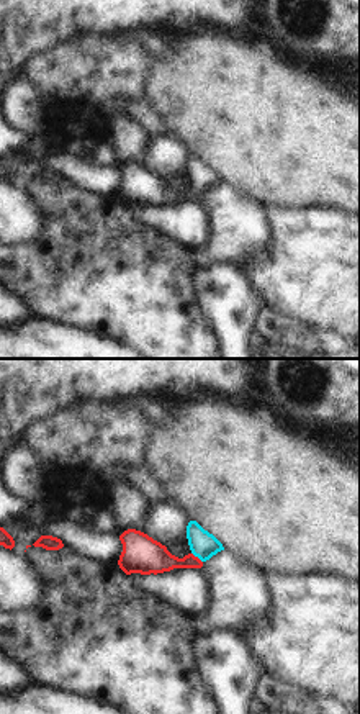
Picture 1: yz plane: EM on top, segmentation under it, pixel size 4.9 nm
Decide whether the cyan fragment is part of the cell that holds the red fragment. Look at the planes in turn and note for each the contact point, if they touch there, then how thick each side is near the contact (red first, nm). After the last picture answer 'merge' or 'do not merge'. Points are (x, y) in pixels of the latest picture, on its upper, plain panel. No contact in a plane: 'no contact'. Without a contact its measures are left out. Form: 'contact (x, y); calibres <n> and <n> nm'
contact (197, 190); calibres 180 and 130 nm

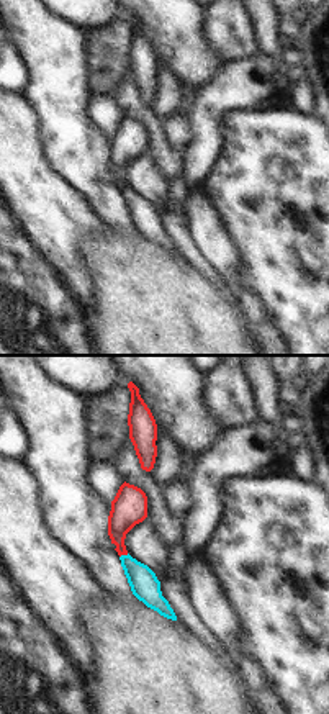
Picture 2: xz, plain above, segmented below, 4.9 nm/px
contact (123, 187); calibres 180 and 140 nm

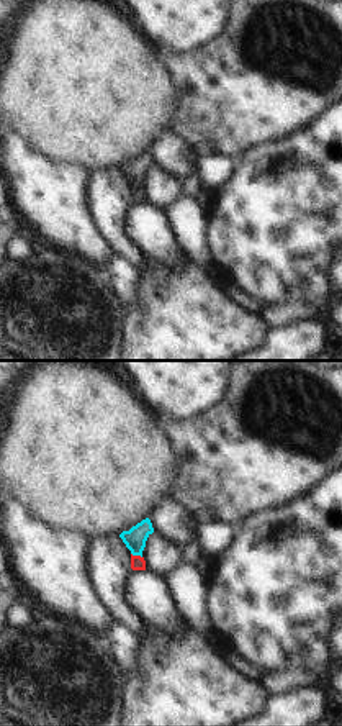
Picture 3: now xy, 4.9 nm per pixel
contact (136, 189); calibres 70 and 110 nm

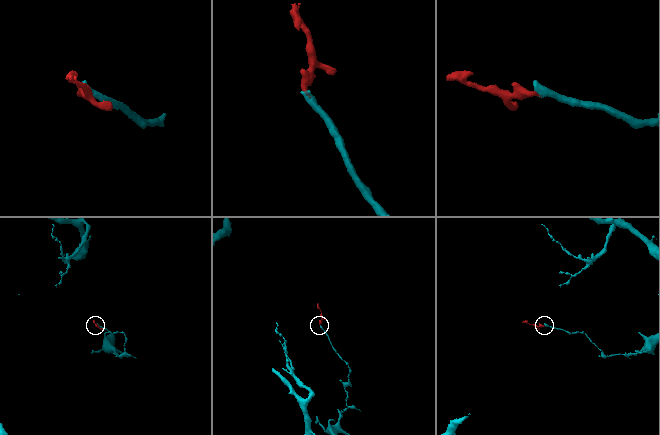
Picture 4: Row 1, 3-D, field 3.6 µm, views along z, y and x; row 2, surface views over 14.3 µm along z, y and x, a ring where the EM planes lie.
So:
merge

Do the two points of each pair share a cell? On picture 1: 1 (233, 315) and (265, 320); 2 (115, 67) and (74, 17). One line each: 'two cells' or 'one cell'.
1: two cells
2: two cells

